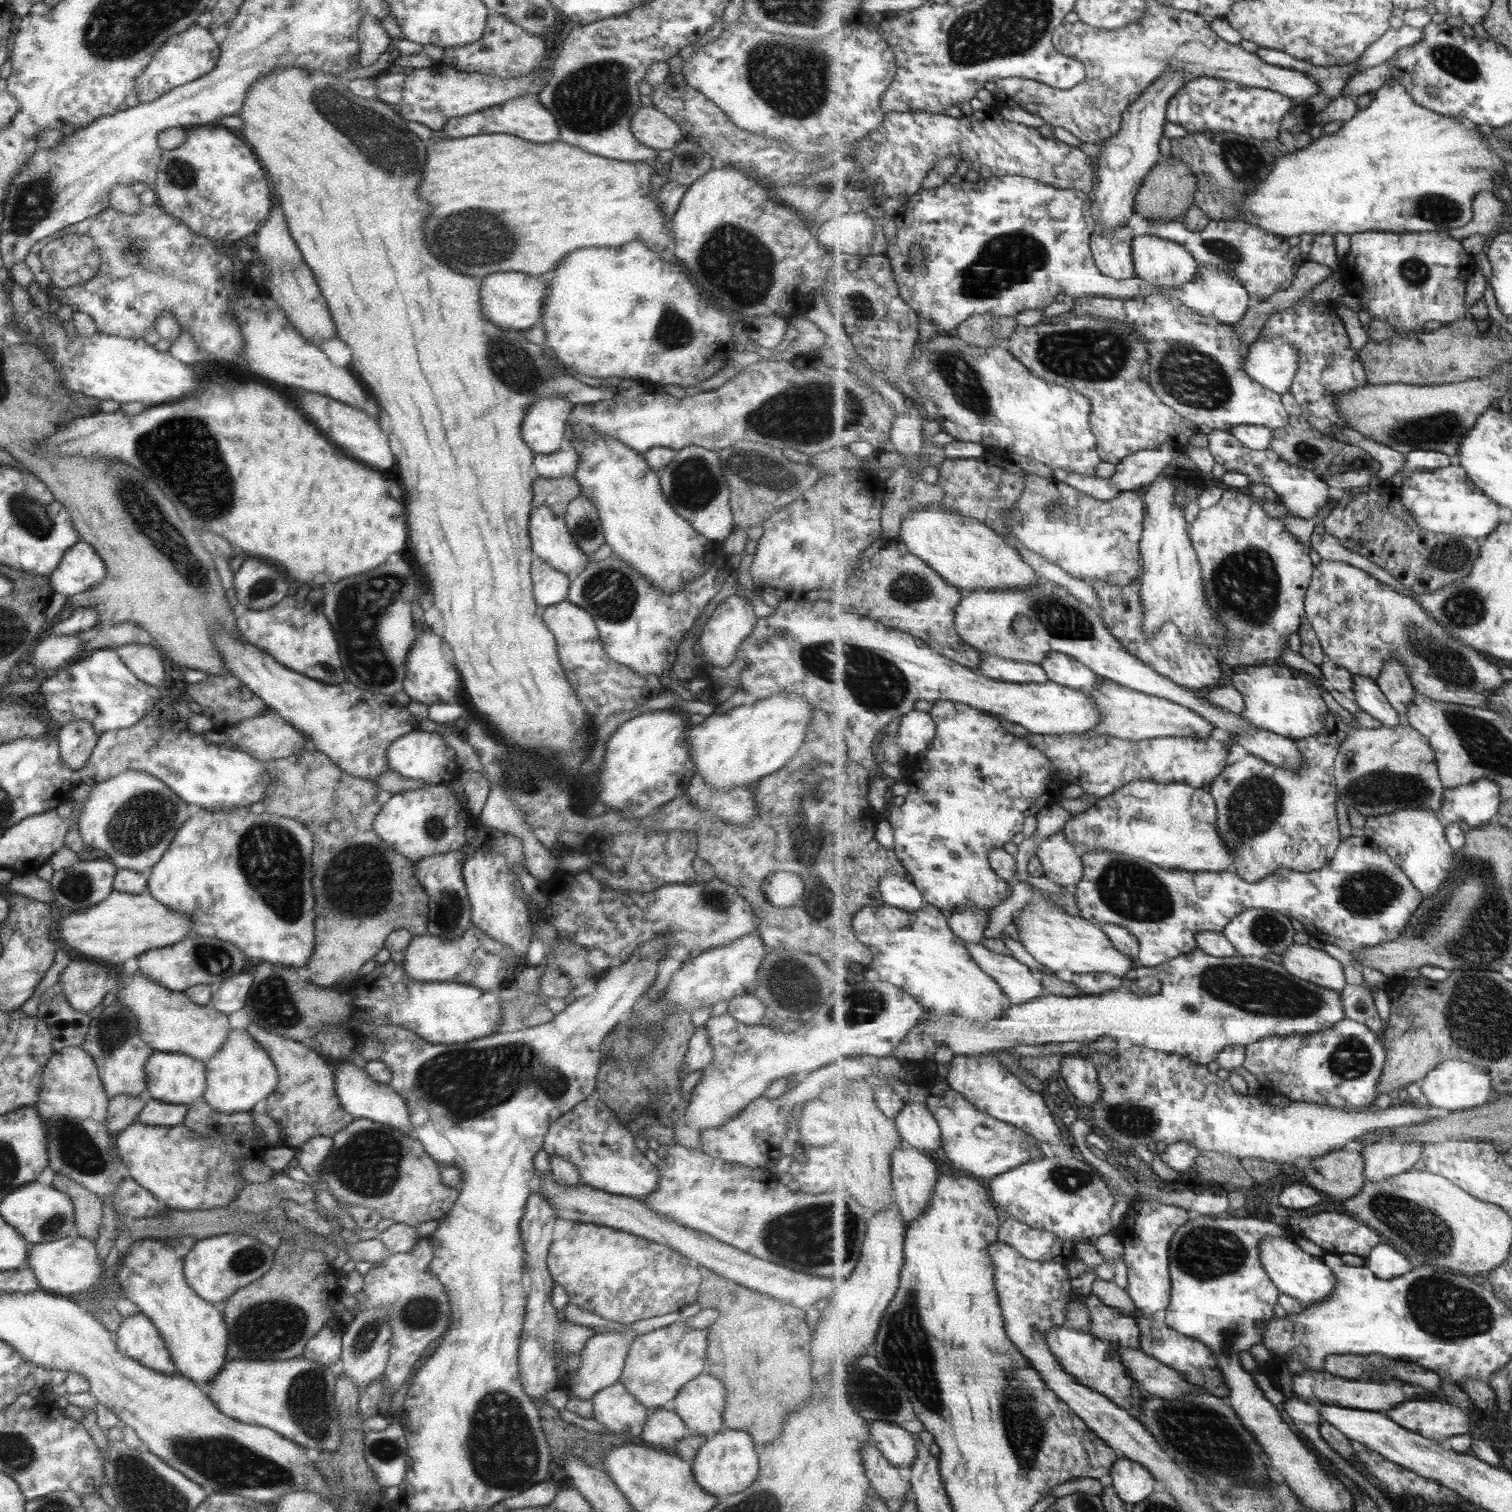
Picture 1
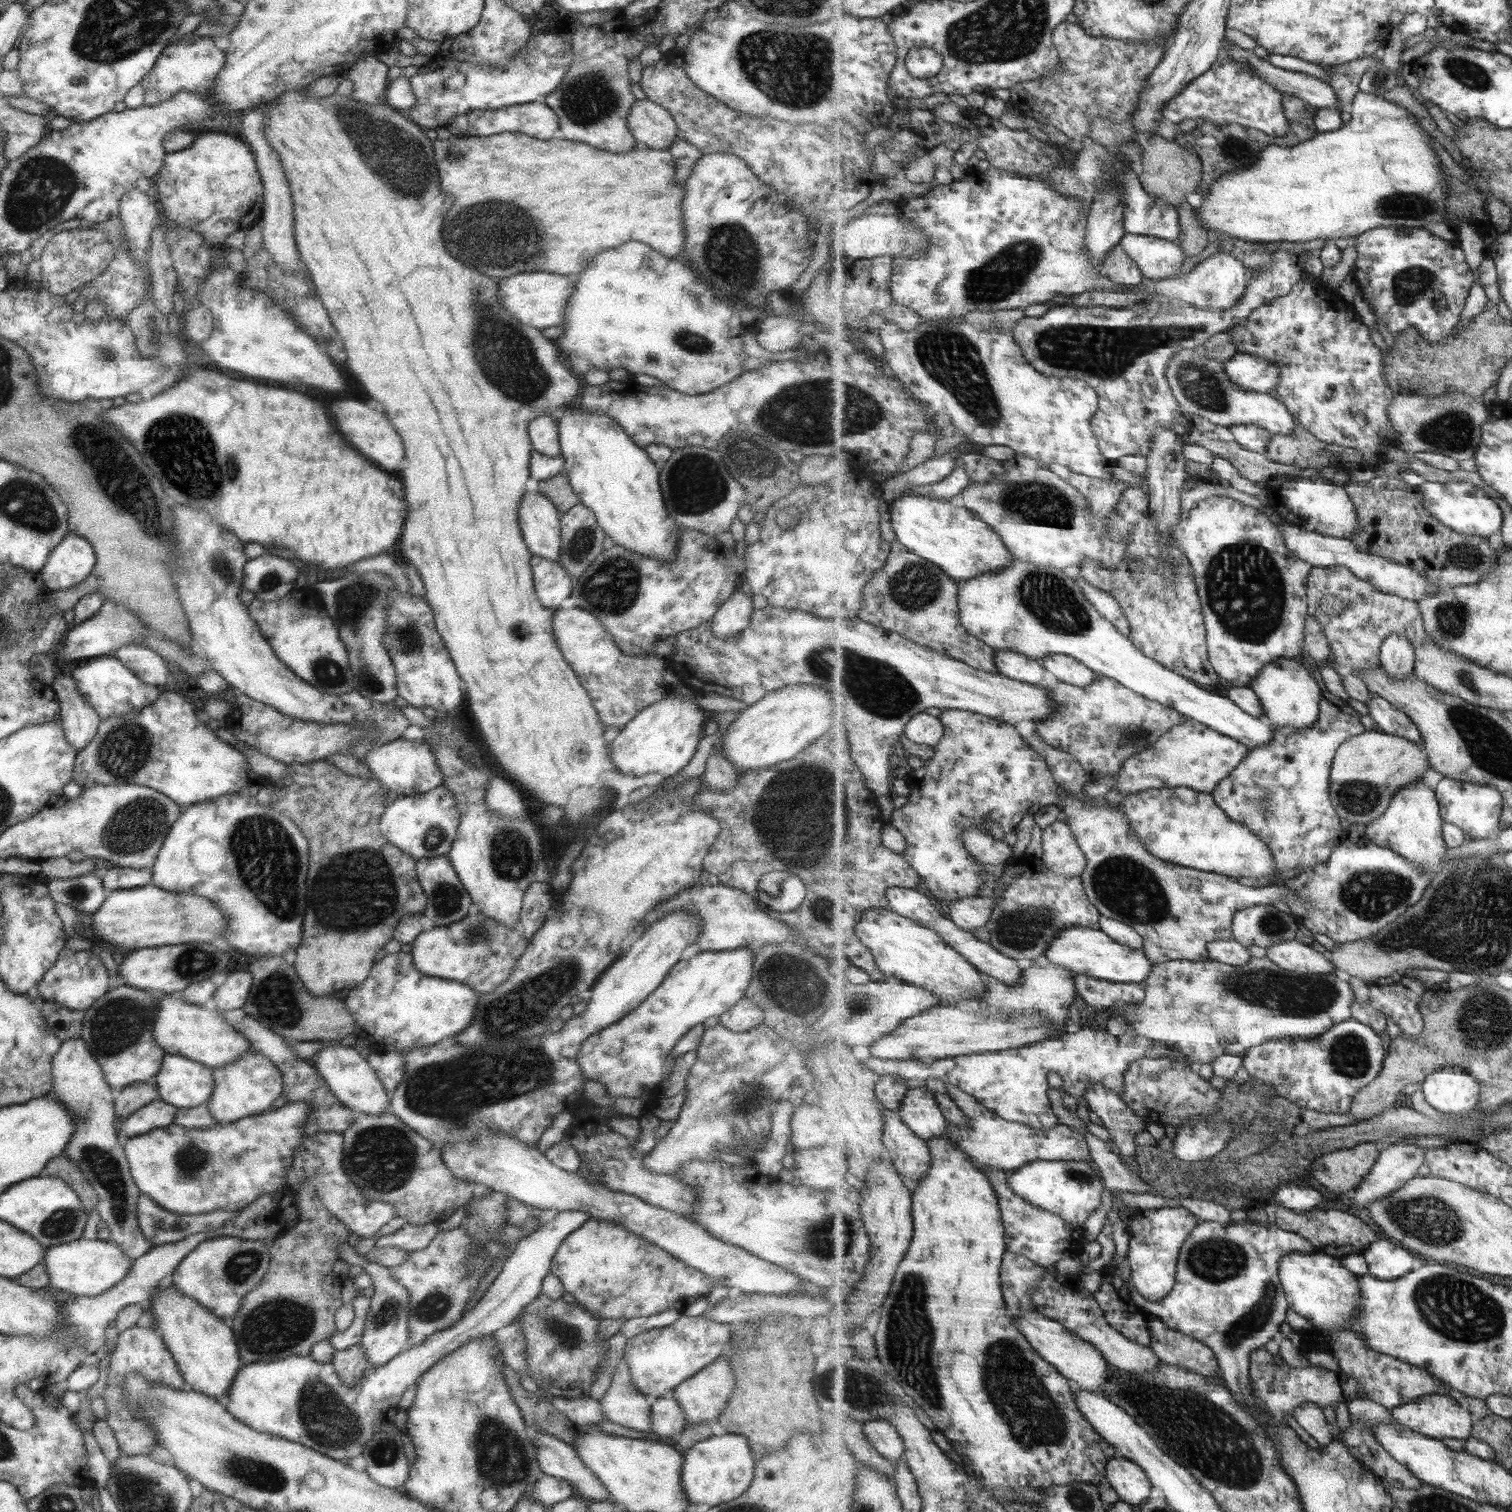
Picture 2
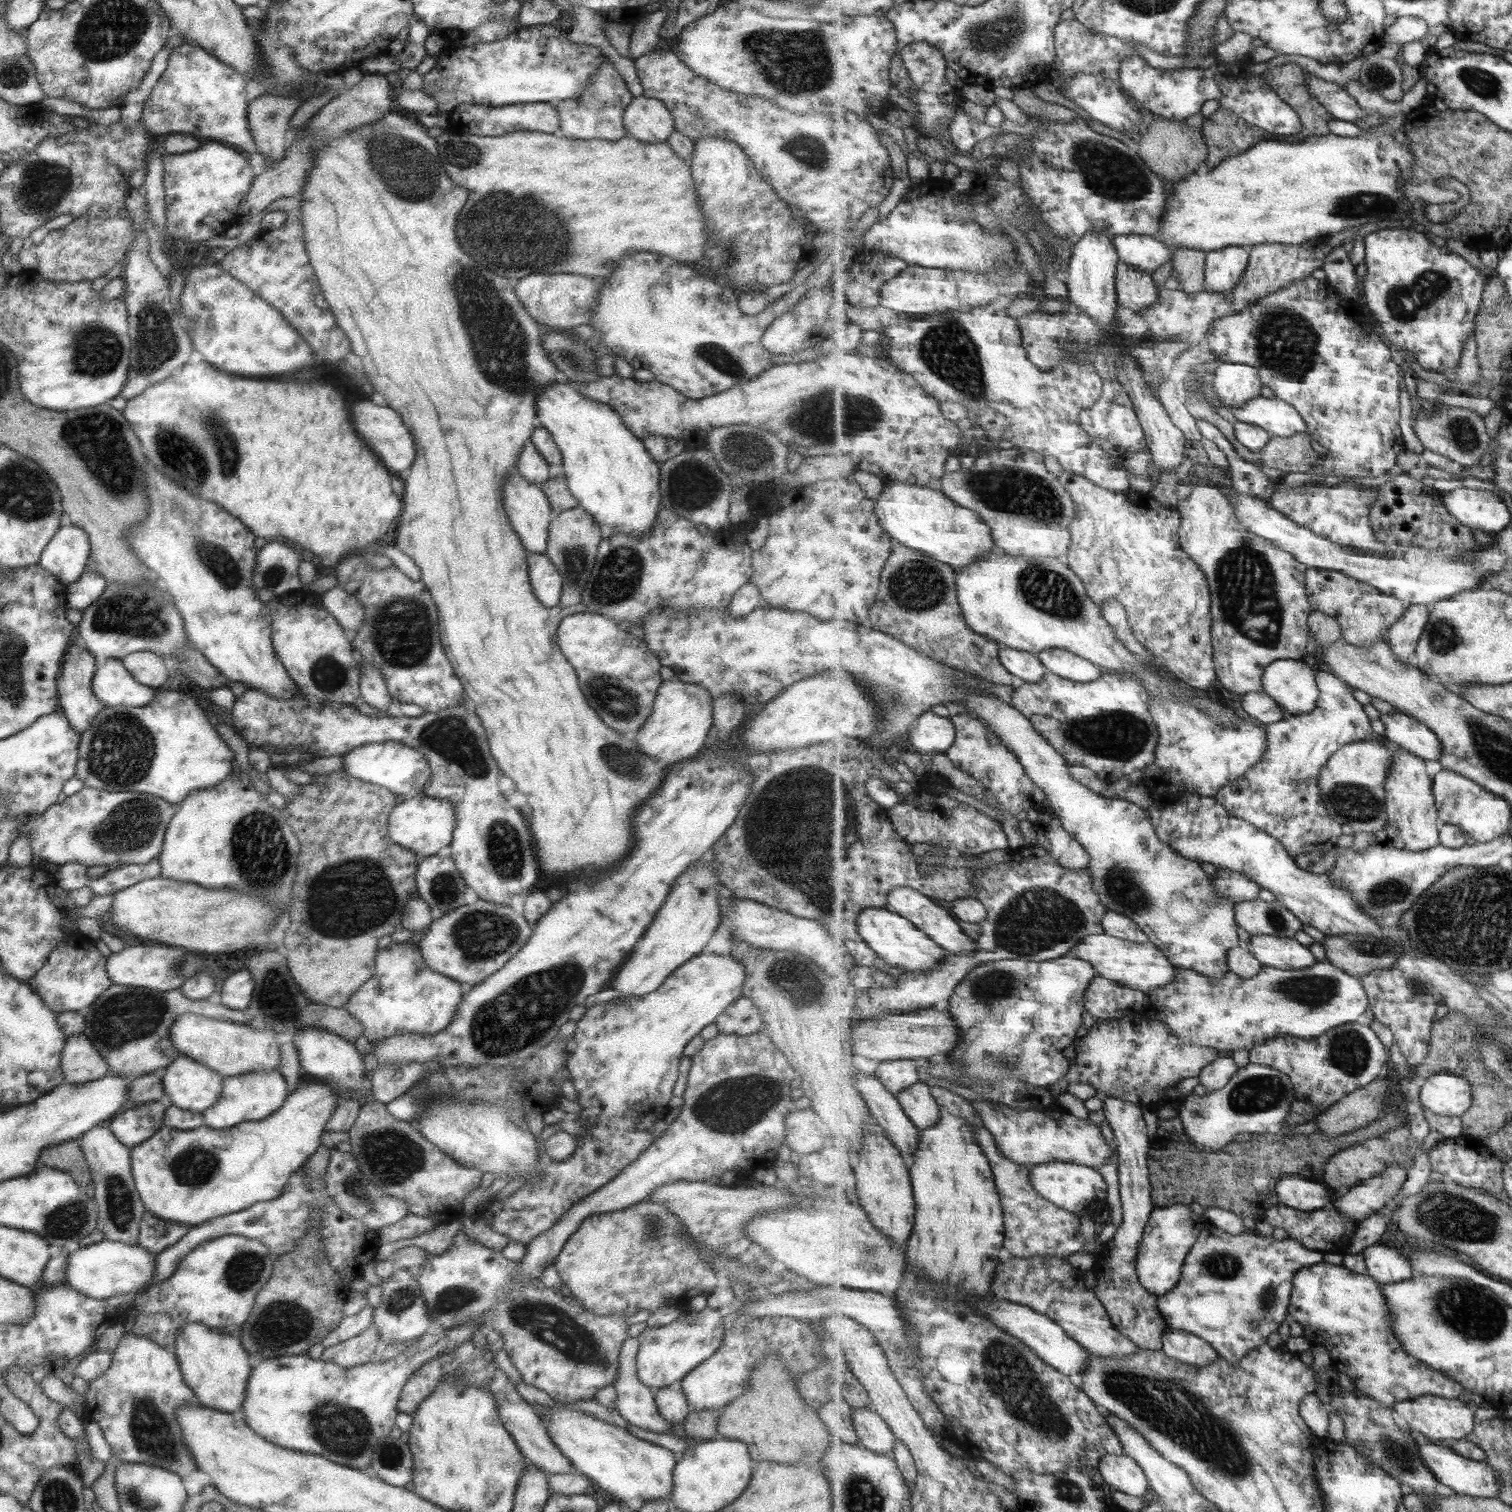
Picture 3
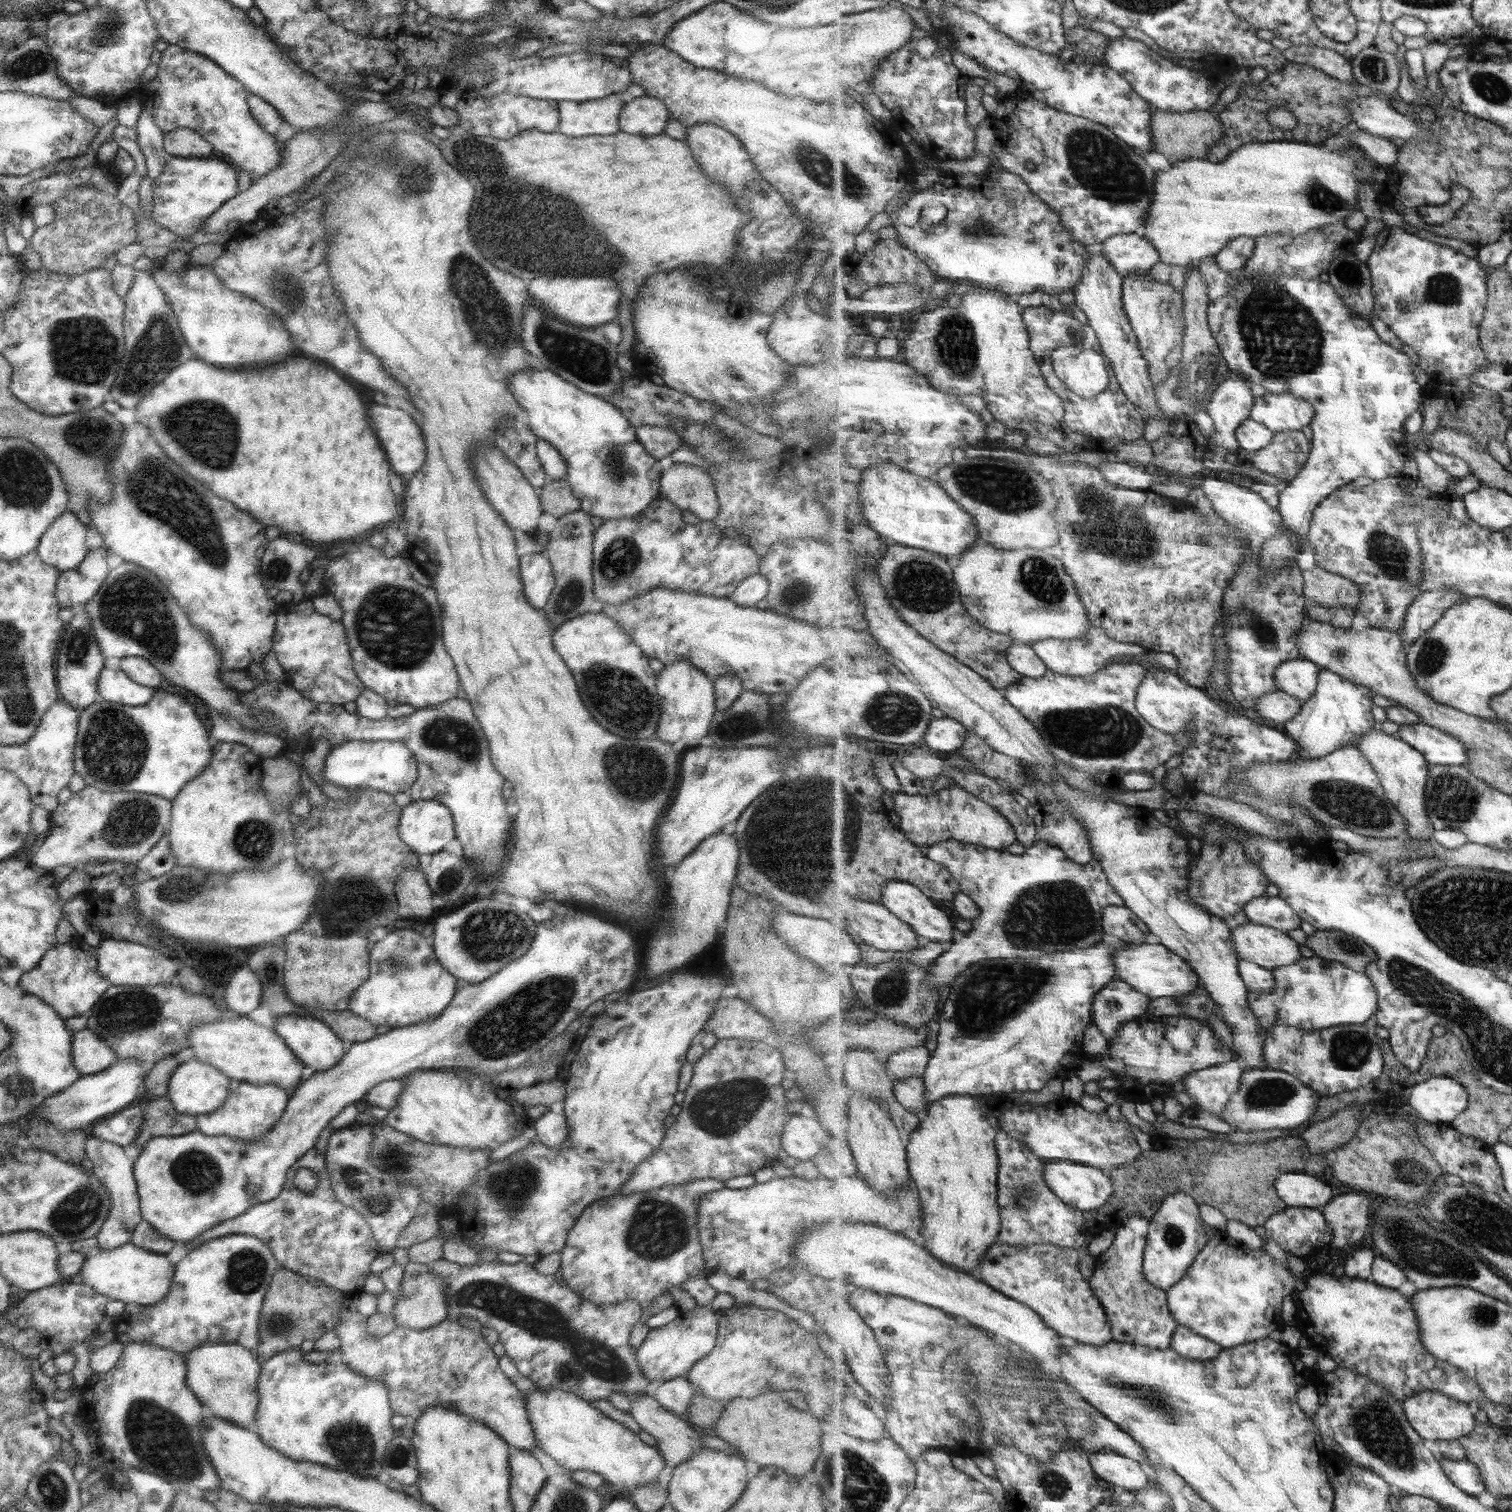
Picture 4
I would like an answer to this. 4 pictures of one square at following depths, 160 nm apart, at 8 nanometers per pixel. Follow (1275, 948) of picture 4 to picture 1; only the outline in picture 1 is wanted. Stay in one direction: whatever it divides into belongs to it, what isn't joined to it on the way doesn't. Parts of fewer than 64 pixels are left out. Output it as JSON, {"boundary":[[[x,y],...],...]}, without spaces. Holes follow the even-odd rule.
{"boundary":[[[1293,943],[1280,955],[1282,966],[1293,976],[1308,980],[1331,990],[1342,990],[1348,985],[1344,965],[1323,949]]]}

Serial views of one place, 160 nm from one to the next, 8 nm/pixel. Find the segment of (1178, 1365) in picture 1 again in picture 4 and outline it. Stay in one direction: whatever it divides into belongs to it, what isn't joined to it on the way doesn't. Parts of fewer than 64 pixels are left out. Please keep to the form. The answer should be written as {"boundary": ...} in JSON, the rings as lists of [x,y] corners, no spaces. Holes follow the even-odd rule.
{"boundary":[[[1180,1325],[1175,1332],[1171,1349],[1191,1360],[1213,1361],[1225,1350],[1213,1340],[1200,1336],[1191,1328]]]}

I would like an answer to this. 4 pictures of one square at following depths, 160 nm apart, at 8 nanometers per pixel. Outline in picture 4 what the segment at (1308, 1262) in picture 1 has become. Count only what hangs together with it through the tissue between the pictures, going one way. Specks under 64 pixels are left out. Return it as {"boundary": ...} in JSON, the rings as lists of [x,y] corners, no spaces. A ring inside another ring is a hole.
{"boundary":[[[1330,1271],[1313,1273],[1306,1283],[1307,1286],[1297,1293],[1296,1302],[1299,1306],[1297,1328],[1316,1351],[1327,1352],[1339,1366],[1357,1371],[1371,1378],[1373,1383],[1379,1382],[1381,1387],[1385,1387],[1399,1401],[1423,1391],[1435,1391],[1469,1403],[1475,1408],[1477,1402],[1485,1398],[1475,1379],[1471,1379],[1461,1369],[1439,1360],[1427,1351],[1421,1341],[1419,1321],[1409,1296],[1404,1296],[1399,1290],[1377,1284],[1375,1281],[1351,1278],[1346,1274],[1335,1277]]]}

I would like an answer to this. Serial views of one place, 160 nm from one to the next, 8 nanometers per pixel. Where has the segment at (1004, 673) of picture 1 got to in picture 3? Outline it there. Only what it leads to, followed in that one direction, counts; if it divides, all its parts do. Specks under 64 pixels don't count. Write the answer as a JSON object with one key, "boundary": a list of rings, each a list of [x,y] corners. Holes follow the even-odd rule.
{"boundary":[[[1007,646],[999,649],[1003,666],[1017,678],[1029,682],[1041,682],[1049,669],[1042,660],[1031,652],[1019,651]]]}

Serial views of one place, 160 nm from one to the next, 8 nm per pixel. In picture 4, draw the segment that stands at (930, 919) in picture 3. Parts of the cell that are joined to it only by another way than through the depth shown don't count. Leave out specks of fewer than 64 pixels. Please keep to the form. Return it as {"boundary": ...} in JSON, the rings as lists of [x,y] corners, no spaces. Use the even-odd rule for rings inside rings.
{"boundary":[[[892,880],[883,887],[881,898],[883,898],[883,905],[890,908],[891,912],[894,912],[899,918],[907,921],[907,924],[910,924],[925,941],[951,944],[954,942],[957,929],[951,924],[951,916],[945,910],[941,910],[929,896],[926,896],[914,884]]]}

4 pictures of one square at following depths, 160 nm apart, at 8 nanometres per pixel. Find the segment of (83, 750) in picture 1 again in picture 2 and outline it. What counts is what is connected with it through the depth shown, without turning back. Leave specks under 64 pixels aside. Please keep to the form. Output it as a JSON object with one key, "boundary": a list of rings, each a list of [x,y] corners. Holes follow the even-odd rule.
{"boundary":[[[70,666],[57,670],[50,688],[58,702],[56,720],[61,727],[65,742],[73,750],[81,750],[95,736],[99,715],[80,698],[70,677]]]}

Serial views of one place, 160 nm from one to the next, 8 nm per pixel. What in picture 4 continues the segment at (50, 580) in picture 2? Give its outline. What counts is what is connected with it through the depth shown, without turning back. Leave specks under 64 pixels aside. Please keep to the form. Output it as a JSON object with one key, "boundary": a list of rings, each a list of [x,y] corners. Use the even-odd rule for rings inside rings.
{"boundary":[[[74,513],[60,514],[41,535],[34,550],[43,564],[59,571],[75,568],[88,551],[85,545],[87,528]]]}

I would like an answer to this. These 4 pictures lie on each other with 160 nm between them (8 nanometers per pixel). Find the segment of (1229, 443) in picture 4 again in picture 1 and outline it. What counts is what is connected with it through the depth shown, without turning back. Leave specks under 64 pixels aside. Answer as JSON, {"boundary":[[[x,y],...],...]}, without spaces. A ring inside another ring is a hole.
{"boundary":[[[1260,337],[1245,359],[1245,372],[1281,396],[1290,393],[1297,371],[1299,354],[1287,337]]]}

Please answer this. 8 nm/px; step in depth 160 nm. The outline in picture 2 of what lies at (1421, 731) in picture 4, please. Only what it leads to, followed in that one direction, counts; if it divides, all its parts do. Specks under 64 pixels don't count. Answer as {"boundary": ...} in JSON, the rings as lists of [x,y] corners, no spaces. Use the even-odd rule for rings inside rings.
{"boundary":[[[1379,695],[1368,700],[1369,715],[1384,733],[1407,737],[1409,740],[1422,744],[1422,734],[1414,720],[1406,712],[1397,708],[1391,701]]]}

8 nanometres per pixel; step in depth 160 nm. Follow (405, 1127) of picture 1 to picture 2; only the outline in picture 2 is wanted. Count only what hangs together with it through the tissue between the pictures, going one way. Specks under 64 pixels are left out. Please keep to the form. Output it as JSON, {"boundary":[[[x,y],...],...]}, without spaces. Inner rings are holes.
{"boundary":[[[324,1042],[323,1049],[315,1054],[313,1066],[321,1075],[331,1094],[353,1114],[372,1114],[377,1116],[388,1112],[390,1094],[383,1088],[378,1076],[369,1063],[355,1051],[354,1046],[344,1047],[338,1042]]]}

